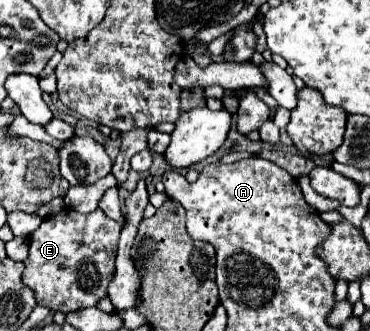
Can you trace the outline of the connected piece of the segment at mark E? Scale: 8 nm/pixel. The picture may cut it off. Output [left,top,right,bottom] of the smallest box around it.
[22,208,120,314]

